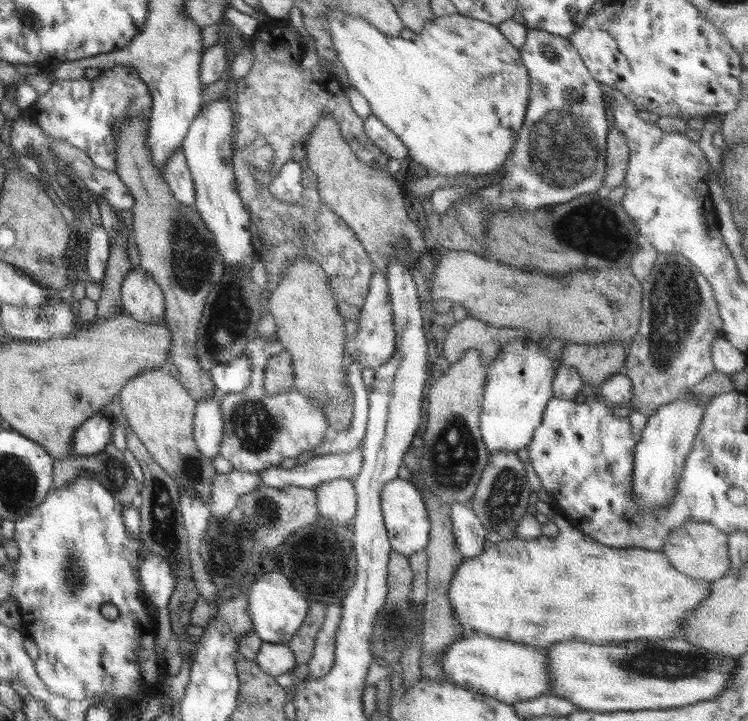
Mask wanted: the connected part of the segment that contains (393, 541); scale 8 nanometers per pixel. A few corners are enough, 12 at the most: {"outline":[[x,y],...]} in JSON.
{"outline":[[396,477],[381,494],[390,546],[410,557],[431,522],[419,490]]}

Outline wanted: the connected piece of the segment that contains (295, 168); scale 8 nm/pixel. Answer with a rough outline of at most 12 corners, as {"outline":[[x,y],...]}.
{"outline":[[290,161],[270,184],[274,198],[302,199],[302,168]]}

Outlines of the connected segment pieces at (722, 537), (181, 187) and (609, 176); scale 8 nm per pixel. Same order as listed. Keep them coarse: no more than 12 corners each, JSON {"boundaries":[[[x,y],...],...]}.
{"boundaries":[[[710,522],[668,534],[679,572],[714,582],[731,568],[727,532]],[[179,149],[164,166],[174,198],[194,205],[195,186]],[[622,130],[607,132],[606,177],[601,194],[622,185],[629,153]]]}

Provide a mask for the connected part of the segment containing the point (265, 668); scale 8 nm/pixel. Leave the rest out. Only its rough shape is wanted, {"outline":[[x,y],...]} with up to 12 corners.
{"outline":[[263,642],[254,662],[273,677],[297,665],[286,642]]}

